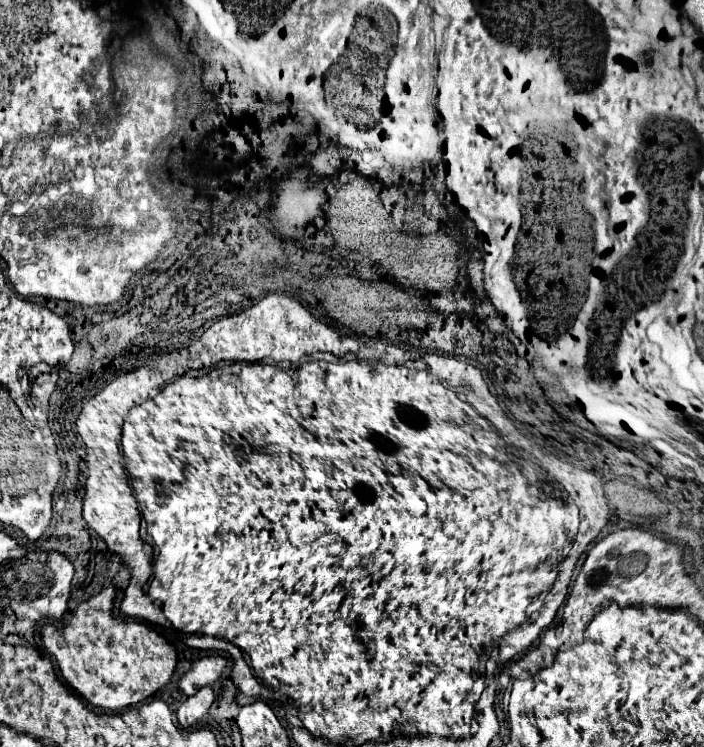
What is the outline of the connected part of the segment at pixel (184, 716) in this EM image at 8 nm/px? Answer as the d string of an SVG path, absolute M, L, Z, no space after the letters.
M210 686L200 688L194 696L190 696L180 708L178 708L178 722L182 728L190 728L192 724L196 724L212 706L214 702L214 690Z

